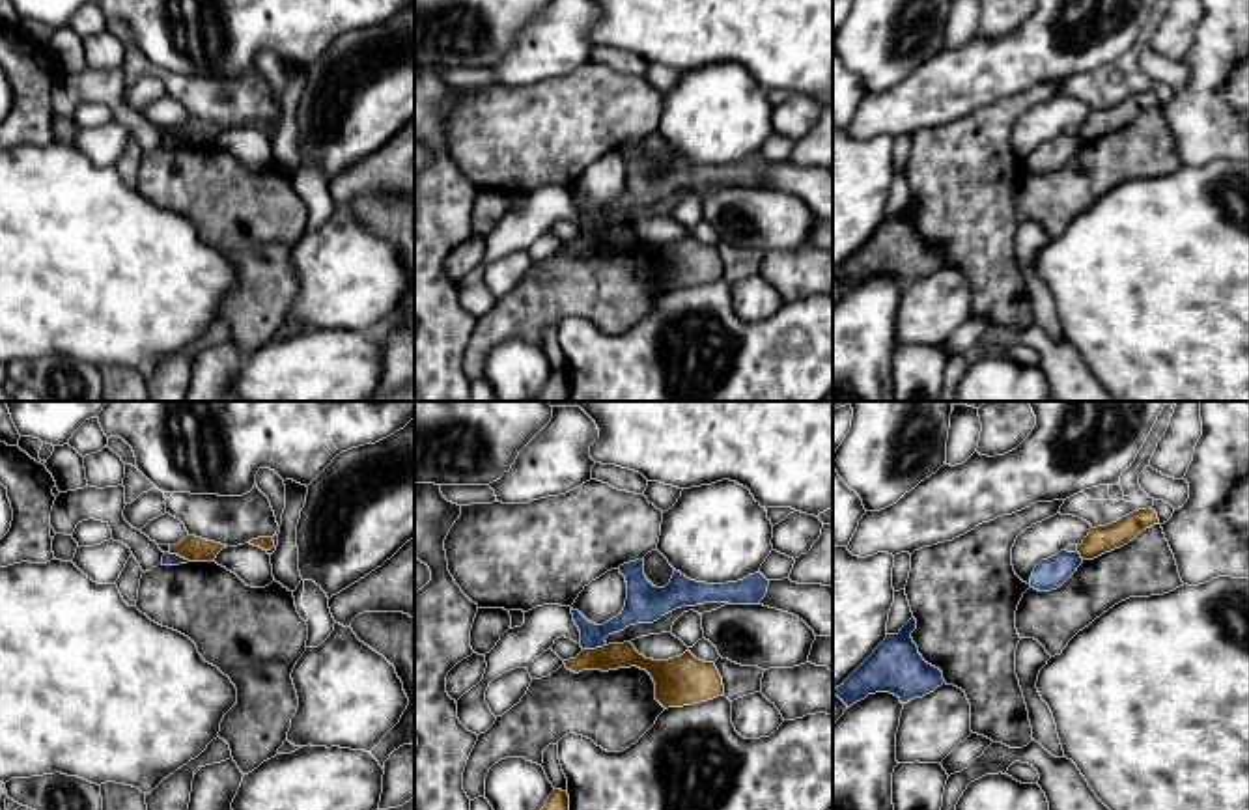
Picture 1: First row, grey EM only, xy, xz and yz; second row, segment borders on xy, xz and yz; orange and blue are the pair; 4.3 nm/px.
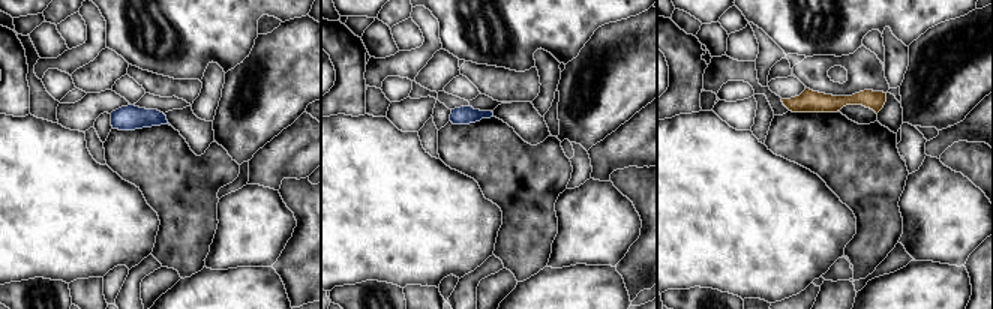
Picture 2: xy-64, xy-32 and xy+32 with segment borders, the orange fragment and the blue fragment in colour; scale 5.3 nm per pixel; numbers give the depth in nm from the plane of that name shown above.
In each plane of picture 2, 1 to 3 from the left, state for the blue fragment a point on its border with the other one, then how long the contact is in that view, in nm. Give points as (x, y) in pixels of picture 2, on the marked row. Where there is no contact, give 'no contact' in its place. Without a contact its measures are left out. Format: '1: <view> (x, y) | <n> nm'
1: no contact
2: no contact
3: no contact

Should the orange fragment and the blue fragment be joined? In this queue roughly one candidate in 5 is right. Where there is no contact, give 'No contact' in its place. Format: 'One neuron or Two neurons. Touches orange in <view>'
Two neurons. Touches orange in xz

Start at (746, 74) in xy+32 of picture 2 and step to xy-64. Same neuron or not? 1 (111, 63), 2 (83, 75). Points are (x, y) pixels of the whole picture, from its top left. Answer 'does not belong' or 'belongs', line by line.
1: does not belong
2: does not belong

